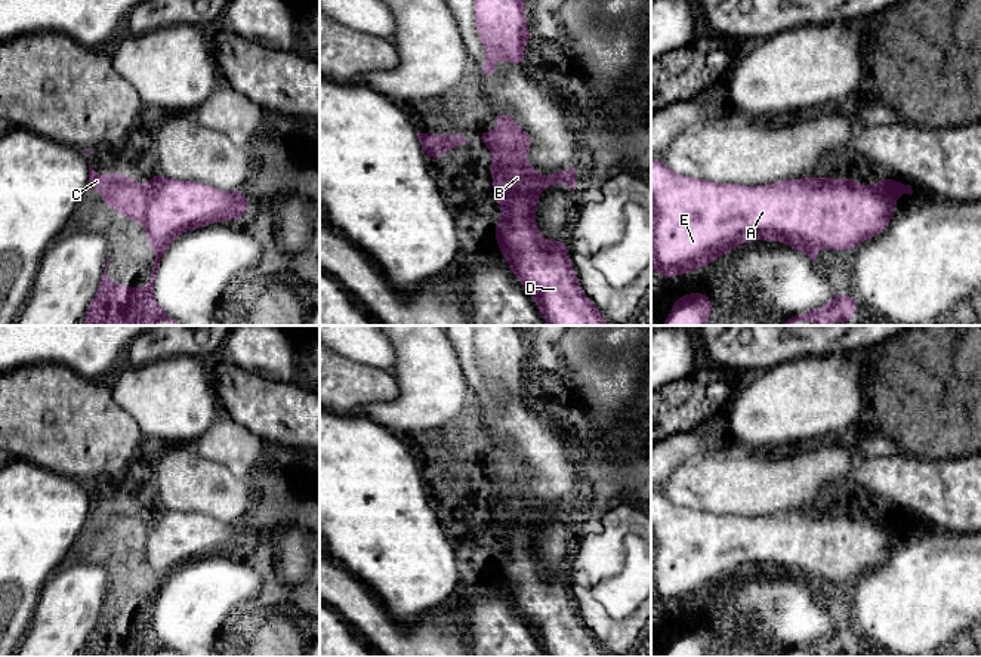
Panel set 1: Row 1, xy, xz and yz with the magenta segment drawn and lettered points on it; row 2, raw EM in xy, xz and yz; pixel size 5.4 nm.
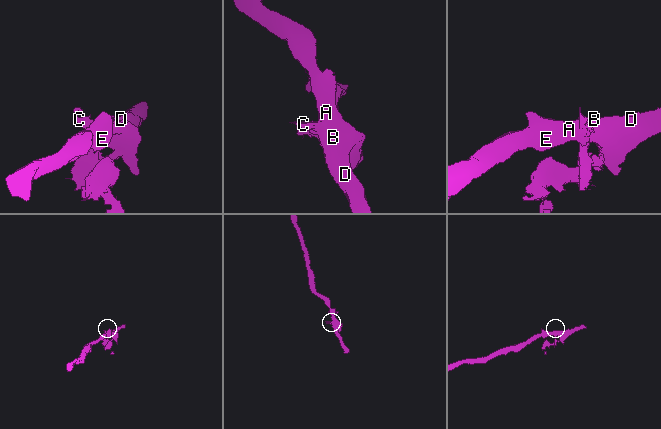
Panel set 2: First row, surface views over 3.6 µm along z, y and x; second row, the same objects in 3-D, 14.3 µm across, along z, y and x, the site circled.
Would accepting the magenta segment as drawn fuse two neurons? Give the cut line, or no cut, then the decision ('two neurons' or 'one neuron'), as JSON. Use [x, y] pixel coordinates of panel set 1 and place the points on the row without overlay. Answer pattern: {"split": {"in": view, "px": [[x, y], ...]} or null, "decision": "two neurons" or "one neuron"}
{"split": {"in": "xy", "px": [[166, 511], [148, 537], [148, 563], [160, 574]]}, "decision": "two neurons"}

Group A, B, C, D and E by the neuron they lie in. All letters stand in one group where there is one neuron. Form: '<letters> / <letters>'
A B D E / C

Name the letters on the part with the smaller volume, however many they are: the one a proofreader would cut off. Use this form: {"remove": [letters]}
{"remove": ["C"]}

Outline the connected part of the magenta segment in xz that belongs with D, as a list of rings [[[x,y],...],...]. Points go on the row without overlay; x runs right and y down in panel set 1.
[[[496,447],[500,453],[494,457],[496,475],[505,493],[500,497],[503,509],[500,528],[503,534],[497,577],[505,592],[521,617],[537,635],[547,657],[608,657],[601,642],[584,626],[570,593],[568,579],[564,570],[547,573],[536,555],[536,542],[542,522],[555,515],[565,515],[574,522],[576,502],[570,499],[555,503],[552,508],[542,506],[527,496],[527,482],[533,474],[524,460],[510,447]]]

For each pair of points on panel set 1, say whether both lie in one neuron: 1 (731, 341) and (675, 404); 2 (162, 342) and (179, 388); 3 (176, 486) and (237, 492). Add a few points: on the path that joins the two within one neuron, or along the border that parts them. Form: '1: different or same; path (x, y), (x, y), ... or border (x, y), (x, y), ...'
1: different; border (715, 364), (742, 372)
2: different; border (203, 357), (163, 357), (133, 366)
3: same; path (191, 486), (222, 492)

